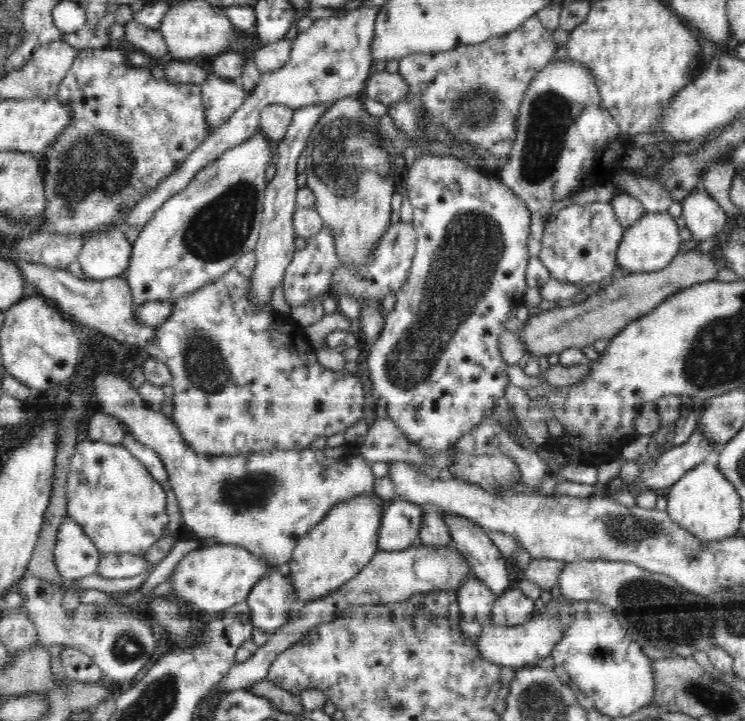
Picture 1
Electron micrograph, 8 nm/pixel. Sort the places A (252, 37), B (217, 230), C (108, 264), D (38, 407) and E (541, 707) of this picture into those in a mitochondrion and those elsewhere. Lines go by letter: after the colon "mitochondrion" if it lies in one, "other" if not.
A: other
B: mitochondrion
C: other
D: other
E: mitochondrion

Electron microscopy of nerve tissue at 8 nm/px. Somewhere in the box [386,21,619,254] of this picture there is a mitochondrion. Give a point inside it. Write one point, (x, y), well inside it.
(550, 116)

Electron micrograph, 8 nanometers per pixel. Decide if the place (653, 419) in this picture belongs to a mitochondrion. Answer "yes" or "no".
no

